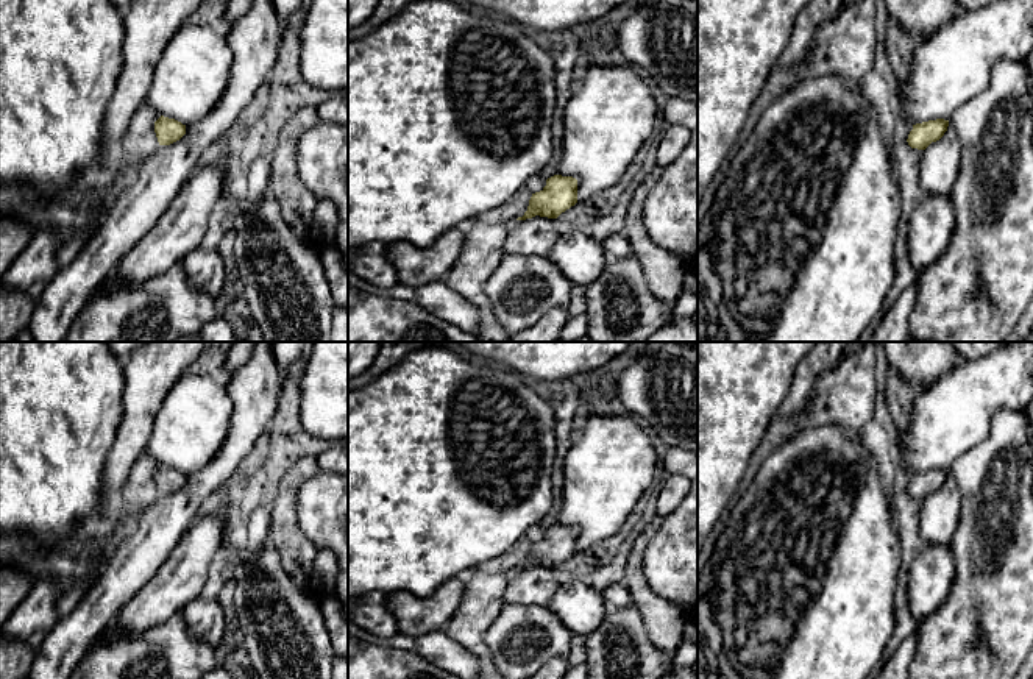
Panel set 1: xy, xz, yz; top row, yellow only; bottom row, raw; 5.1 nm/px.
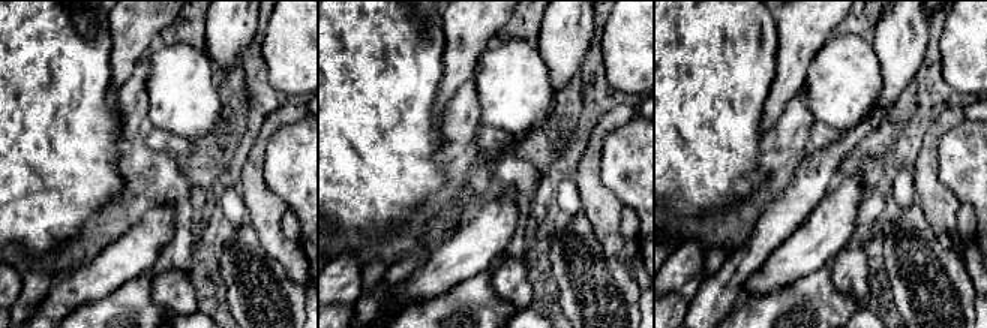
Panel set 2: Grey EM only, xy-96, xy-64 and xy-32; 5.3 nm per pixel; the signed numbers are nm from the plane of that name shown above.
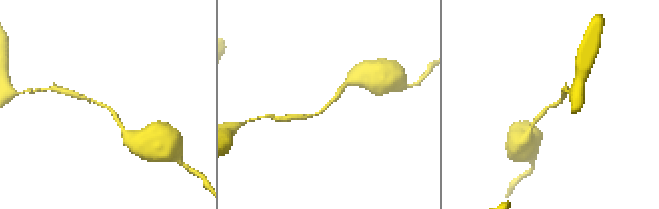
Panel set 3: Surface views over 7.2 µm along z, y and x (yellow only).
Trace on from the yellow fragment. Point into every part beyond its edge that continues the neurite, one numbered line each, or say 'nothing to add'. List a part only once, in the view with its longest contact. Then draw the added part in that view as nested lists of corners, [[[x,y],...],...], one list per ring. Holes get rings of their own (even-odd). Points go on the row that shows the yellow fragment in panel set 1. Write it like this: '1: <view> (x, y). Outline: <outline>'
nothing to add

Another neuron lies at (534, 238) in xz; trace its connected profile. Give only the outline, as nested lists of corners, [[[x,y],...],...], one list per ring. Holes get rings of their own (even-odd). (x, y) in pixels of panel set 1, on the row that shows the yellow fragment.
[[[535,215],[510,220],[506,226],[504,253],[527,258],[548,258],[560,237],[562,226],[556,219]]]

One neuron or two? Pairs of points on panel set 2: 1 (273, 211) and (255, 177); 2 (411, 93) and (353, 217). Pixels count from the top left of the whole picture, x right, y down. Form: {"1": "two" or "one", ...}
{"1": "one", "2": "one"}

